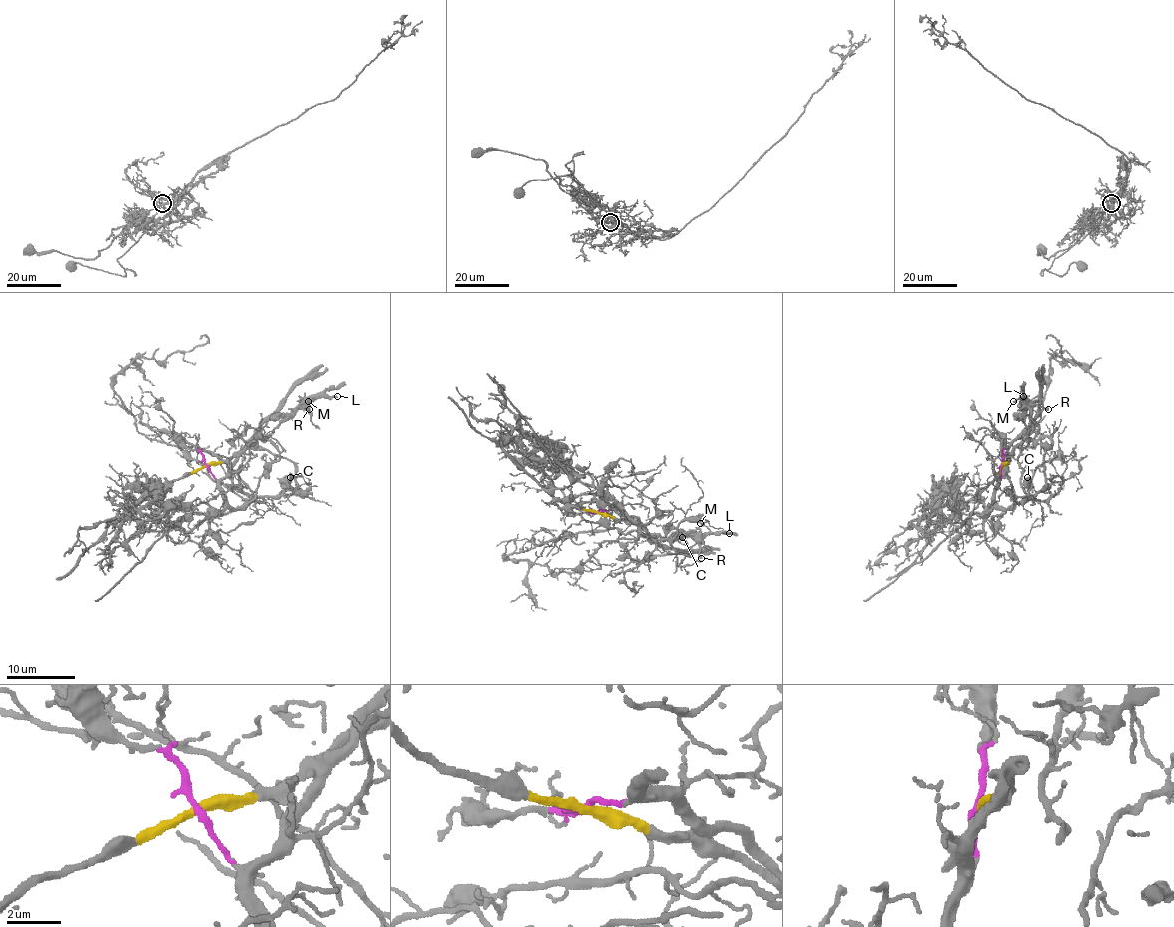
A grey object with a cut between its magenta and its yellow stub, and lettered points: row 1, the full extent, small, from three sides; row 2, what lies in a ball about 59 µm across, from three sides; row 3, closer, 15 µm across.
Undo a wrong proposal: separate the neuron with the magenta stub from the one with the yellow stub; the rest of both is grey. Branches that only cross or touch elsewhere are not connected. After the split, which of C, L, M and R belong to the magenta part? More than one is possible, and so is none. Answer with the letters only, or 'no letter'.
C

